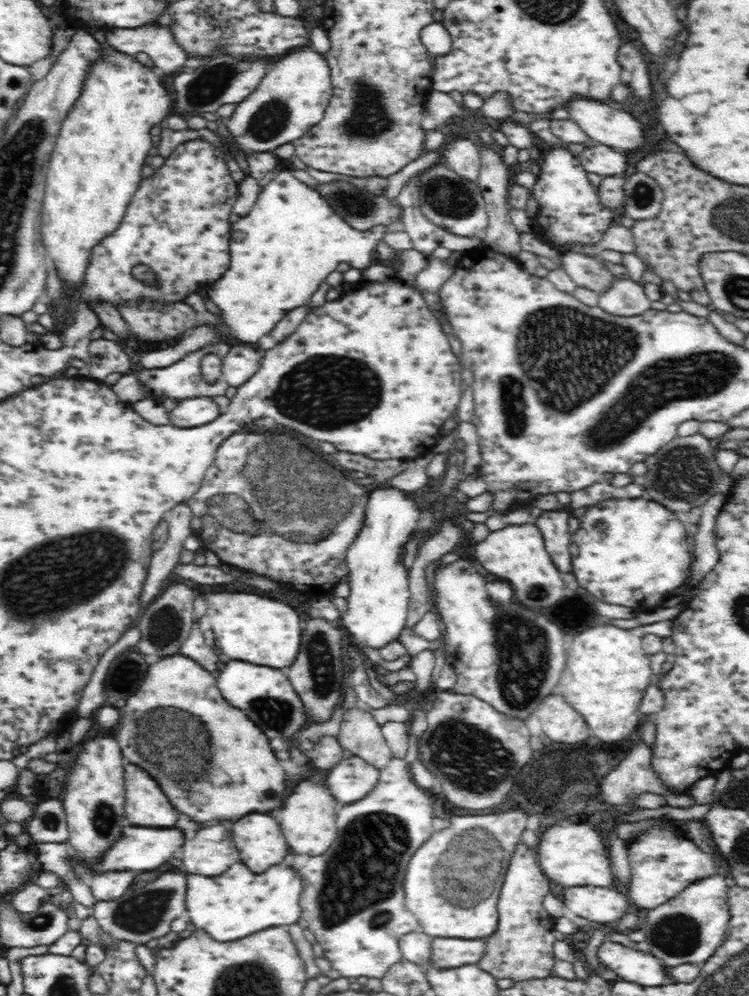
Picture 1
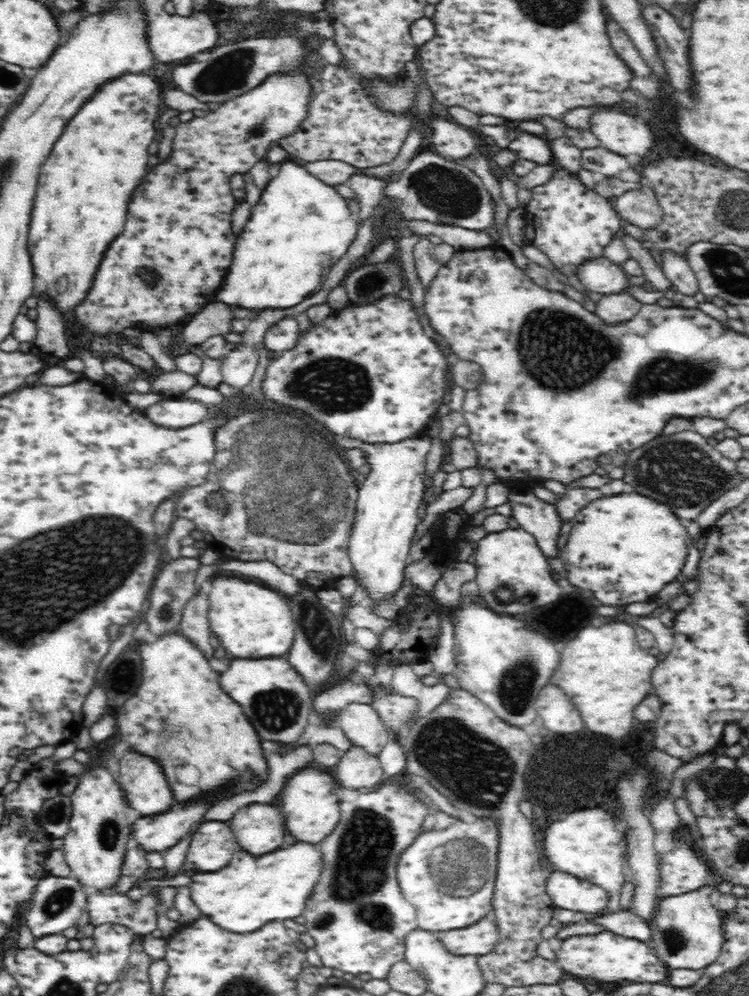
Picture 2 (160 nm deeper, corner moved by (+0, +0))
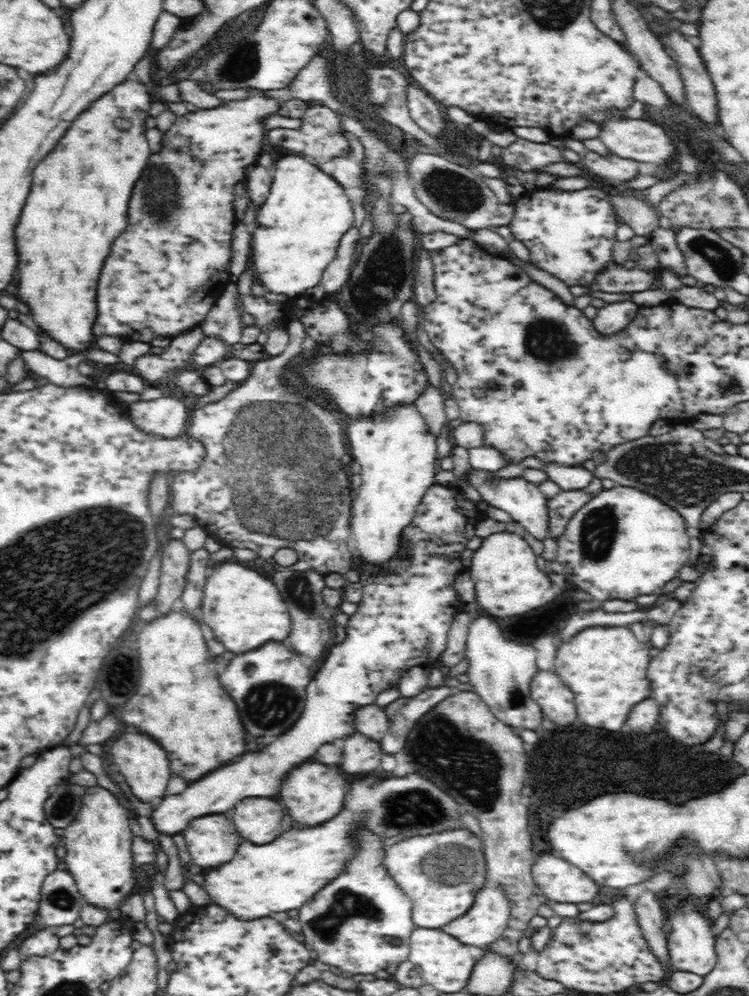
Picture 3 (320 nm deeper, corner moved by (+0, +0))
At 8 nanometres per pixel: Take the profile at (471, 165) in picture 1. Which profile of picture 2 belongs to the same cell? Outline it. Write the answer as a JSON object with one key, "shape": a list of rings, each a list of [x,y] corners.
{"shape":[[[437,117],[435,120],[429,121],[427,126],[432,130],[431,141],[434,150],[442,158],[462,163],[462,160],[472,156],[478,148],[473,130],[457,122],[452,123]]]}

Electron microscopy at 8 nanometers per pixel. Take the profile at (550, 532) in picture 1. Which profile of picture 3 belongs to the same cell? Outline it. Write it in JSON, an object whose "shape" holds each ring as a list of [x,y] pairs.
{"shape":[[[472,470],[468,481],[473,486],[473,493],[478,493],[478,498],[486,501],[494,508],[504,510],[511,517],[513,522],[518,522],[523,530],[536,540],[544,542],[550,536],[550,515],[548,515],[548,499],[538,489],[538,485],[526,482],[522,476],[515,478],[500,478],[490,472]]]}

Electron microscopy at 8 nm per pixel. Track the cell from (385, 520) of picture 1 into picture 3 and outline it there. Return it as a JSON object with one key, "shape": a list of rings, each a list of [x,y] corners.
{"shape":[[[396,406],[394,412],[375,418],[360,418],[345,426],[345,438],[353,460],[349,465],[352,479],[352,508],[350,509],[350,531],[356,542],[357,560],[375,568],[384,568],[398,555],[402,547],[402,534],[416,518],[416,508],[422,503],[428,488],[435,484],[438,471],[436,438],[430,434],[424,419],[415,406]]]}

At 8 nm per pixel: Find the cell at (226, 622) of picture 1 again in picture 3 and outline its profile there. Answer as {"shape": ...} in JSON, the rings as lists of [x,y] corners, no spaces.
{"shape":[[[236,559],[214,563],[212,574],[208,576],[204,586],[201,619],[210,628],[213,636],[230,652],[244,654],[250,650],[258,650],[268,642],[280,642],[288,639],[291,630],[291,620],[287,605],[278,592],[278,587],[272,579],[264,574],[258,574],[251,565],[239,563]]]}

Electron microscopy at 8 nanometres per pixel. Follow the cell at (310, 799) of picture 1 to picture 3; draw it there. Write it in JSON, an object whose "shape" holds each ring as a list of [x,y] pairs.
{"shape":[[[302,764],[300,768],[291,770],[282,781],[277,800],[288,810],[293,824],[305,828],[322,827],[339,816],[346,802],[346,788],[348,780],[338,766],[324,766],[324,764]]]}

